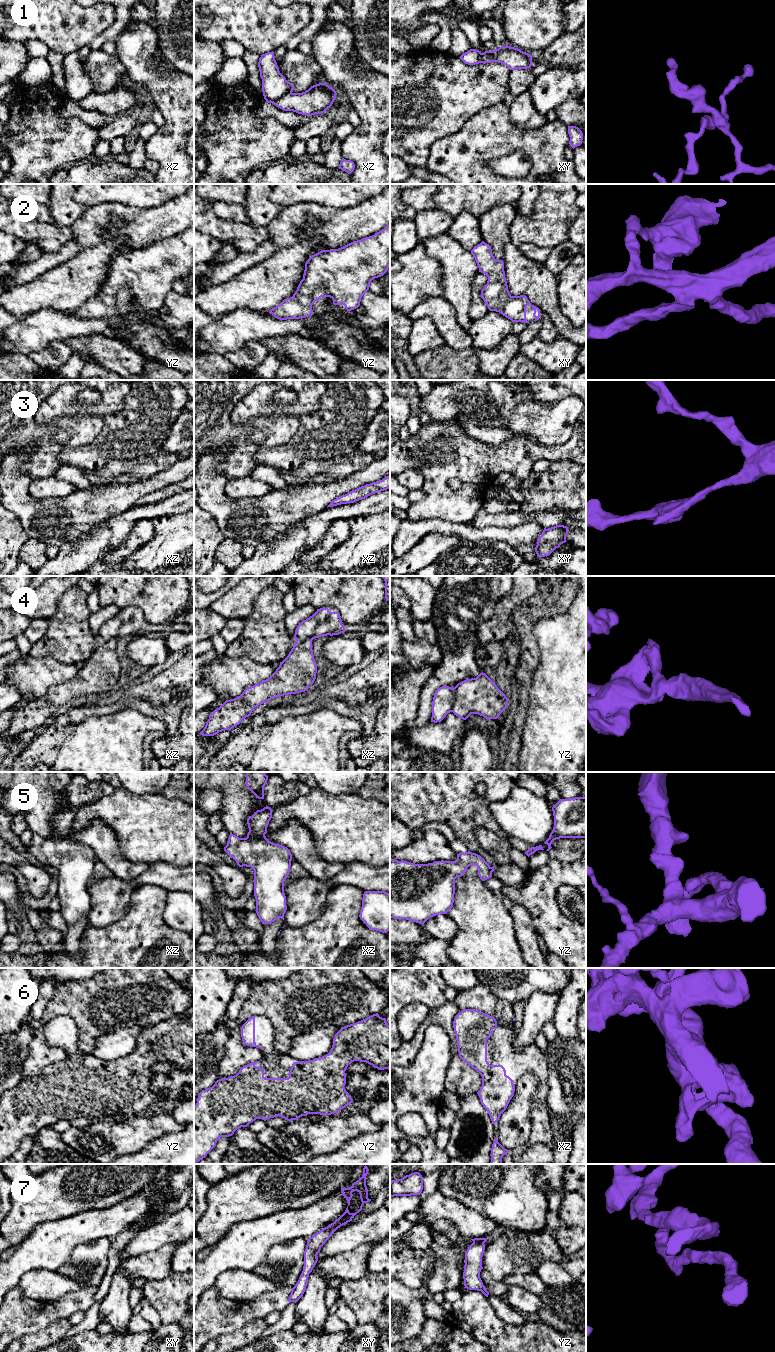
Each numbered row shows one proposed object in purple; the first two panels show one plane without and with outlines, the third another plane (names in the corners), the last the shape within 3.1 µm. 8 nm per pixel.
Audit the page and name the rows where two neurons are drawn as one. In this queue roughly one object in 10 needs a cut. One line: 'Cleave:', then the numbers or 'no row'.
Cleave: 1, 4

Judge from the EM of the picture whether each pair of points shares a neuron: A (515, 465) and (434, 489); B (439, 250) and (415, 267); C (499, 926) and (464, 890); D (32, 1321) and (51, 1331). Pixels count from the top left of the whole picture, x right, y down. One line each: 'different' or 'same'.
A: same
B: different
C: same
D: different

